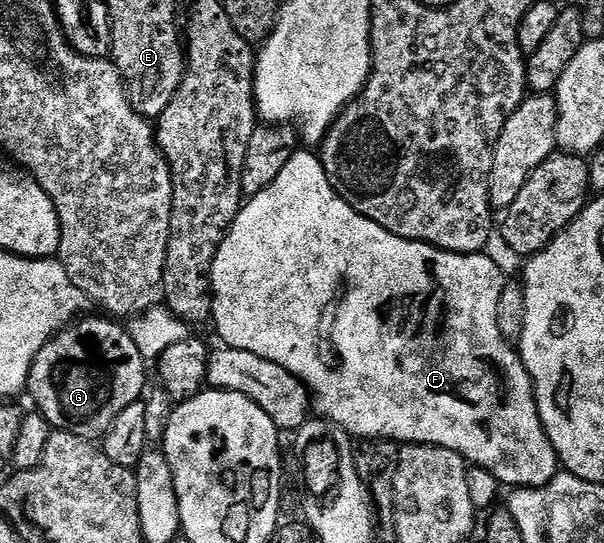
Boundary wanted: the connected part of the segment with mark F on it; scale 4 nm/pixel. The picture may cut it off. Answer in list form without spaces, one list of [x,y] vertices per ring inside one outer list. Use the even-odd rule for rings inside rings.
[[[297,151],[290,161],[286,163],[286,167],[283,167],[282,171],[279,172],[278,177],[270,183],[268,189],[262,190],[260,194],[254,194],[241,204],[240,212],[232,220],[232,225],[228,232],[225,233],[222,243],[214,250],[214,256],[210,262],[210,269],[212,268],[212,305],[210,301],[210,317],[212,313],[212,321],[216,324],[216,333],[224,340],[221,342],[227,348],[250,351],[262,359],[270,359],[274,363],[278,363],[278,367],[282,367],[286,371],[290,371],[290,375],[294,375],[307,387],[315,412],[317,409],[320,412],[317,414],[323,420],[332,421],[338,427],[346,430],[353,438],[383,439],[385,441],[407,443],[410,445],[437,445],[443,449],[449,449],[460,454],[465,462],[471,463],[473,466],[490,471],[490,474],[497,478],[501,486],[507,487],[507,485],[512,485],[511,487],[519,487],[521,489],[537,489],[554,480],[556,474],[561,472],[562,466],[556,457],[556,452],[550,443],[550,439],[544,433],[544,424],[536,406],[536,390],[532,388],[532,377],[526,371],[519,352],[509,344],[498,329],[498,301],[500,292],[505,287],[506,277],[500,274],[499,267],[487,257],[488,255],[484,251],[478,253],[447,253],[445,249],[435,249],[433,245],[427,245],[421,241],[407,241],[405,237],[399,237],[390,231],[386,231],[378,223],[374,223],[370,219],[366,219],[358,211],[354,211],[354,207],[350,207],[350,203],[346,203],[346,199],[342,199],[342,195],[338,195],[338,191],[334,191],[334,187],[328,181],[324,165],[320,162],[320,158],[315,152],[303,153],[303,151]]]

